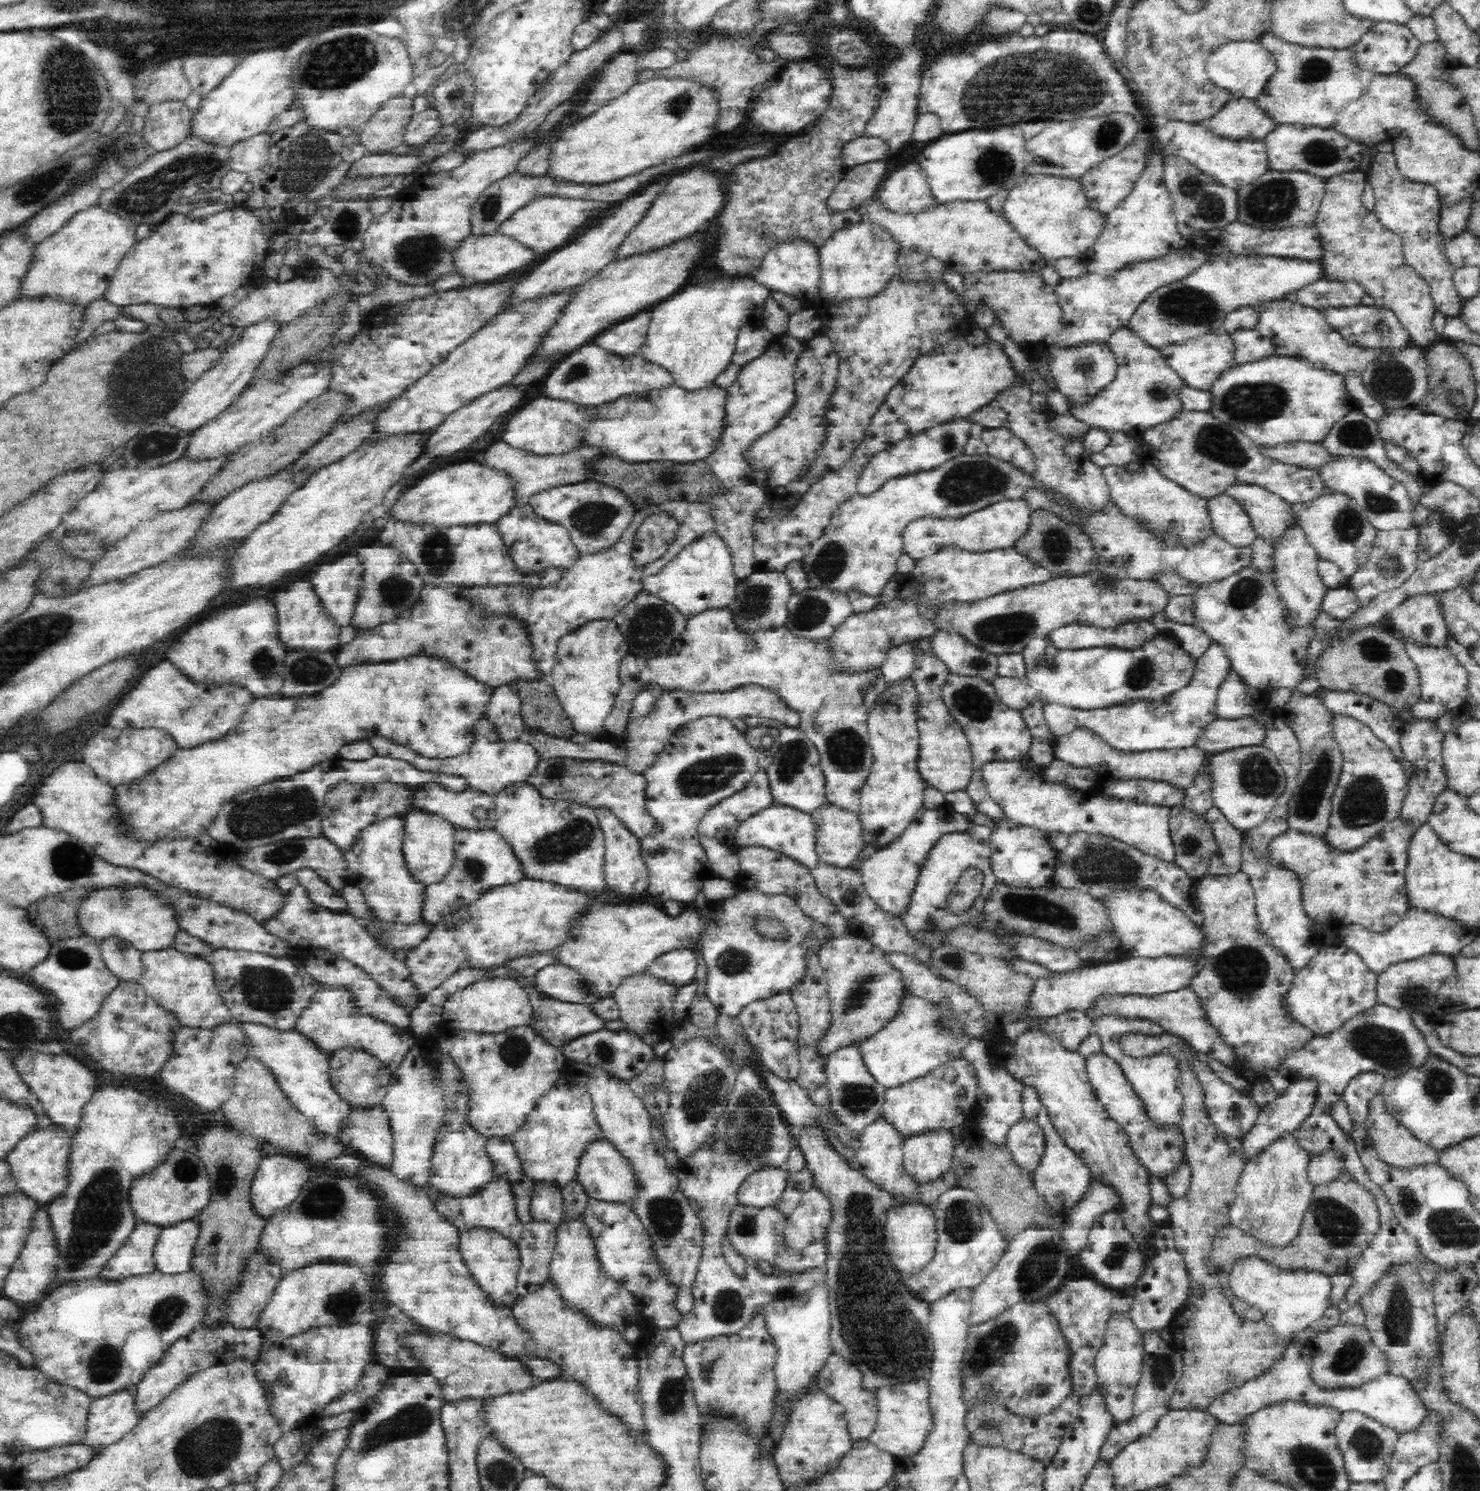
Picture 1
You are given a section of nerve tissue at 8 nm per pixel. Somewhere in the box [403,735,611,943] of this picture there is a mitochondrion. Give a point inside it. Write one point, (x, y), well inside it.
(580, 832)

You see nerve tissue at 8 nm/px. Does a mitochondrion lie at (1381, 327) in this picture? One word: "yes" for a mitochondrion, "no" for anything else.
yes

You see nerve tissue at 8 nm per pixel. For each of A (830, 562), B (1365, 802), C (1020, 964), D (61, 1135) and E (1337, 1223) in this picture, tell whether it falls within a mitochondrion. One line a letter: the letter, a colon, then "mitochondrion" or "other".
A: mitochondrion
B: mitochondrion
C: other
D: other
E: mitochondrion

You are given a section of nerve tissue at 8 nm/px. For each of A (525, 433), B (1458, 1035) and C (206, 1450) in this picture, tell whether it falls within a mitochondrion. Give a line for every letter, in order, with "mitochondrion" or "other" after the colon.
A: other
B: other
C: mitochondrion

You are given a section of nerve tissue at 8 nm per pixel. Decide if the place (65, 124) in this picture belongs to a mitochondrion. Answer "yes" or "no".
yes

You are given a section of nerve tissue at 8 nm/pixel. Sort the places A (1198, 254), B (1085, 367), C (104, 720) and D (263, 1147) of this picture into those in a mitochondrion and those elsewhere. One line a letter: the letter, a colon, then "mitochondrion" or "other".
A: other
B: other
C: other
D: other

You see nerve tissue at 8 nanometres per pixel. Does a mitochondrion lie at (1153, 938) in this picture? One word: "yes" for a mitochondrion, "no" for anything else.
no

